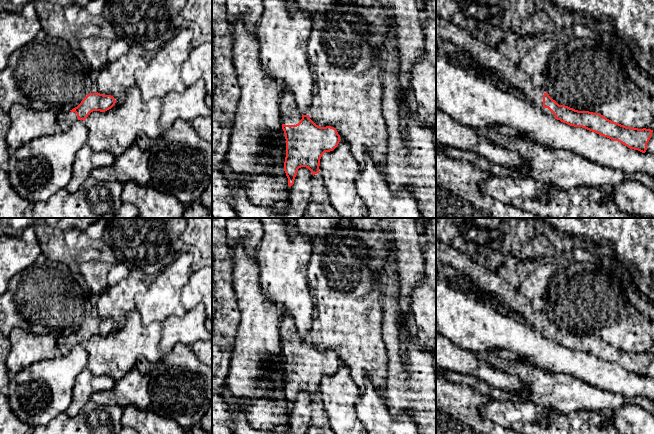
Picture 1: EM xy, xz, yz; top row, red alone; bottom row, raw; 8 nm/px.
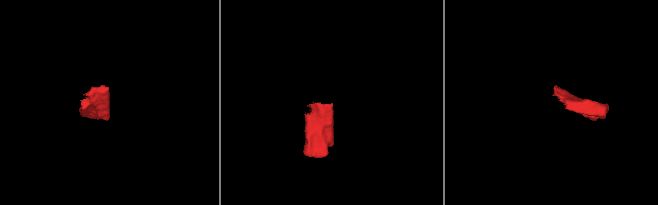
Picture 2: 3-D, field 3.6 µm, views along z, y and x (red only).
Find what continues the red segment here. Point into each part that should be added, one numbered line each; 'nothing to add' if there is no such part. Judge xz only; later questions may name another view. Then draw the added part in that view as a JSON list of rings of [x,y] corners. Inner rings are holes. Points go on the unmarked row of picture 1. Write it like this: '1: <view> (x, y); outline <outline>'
1: xz (289, 337); outline [[[283,313],[281,316],[280,341],[282,348],[285,349],[296,349],[302,343],[302,339],[296,329],[295,321],[287,313]]]

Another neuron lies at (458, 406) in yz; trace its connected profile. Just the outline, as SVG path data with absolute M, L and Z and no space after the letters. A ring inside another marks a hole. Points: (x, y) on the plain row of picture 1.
M436 369L436 434L521 434L481 416L480 408L492 401L468 384L449 382Z

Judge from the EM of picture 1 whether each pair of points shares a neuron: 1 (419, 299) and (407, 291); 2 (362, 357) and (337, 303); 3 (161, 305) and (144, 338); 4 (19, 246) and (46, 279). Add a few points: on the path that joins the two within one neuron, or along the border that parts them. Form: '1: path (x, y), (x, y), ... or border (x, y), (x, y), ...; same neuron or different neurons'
1: border (423, 273), (412, 294), (412, 318); different neurons
2: path (359, 344), (347, 316); same neuron
3: border (135, 309), (145, 325), (154, 322), (161, 324); different neurons
4: border (41, 256), (13, 276); different neurons

